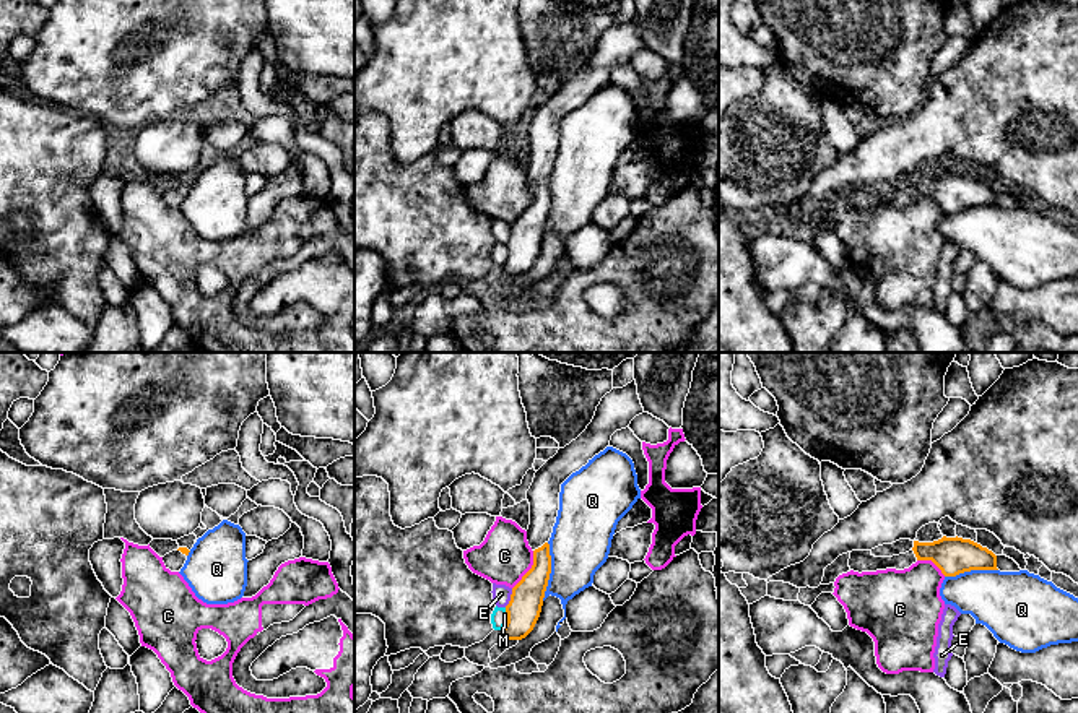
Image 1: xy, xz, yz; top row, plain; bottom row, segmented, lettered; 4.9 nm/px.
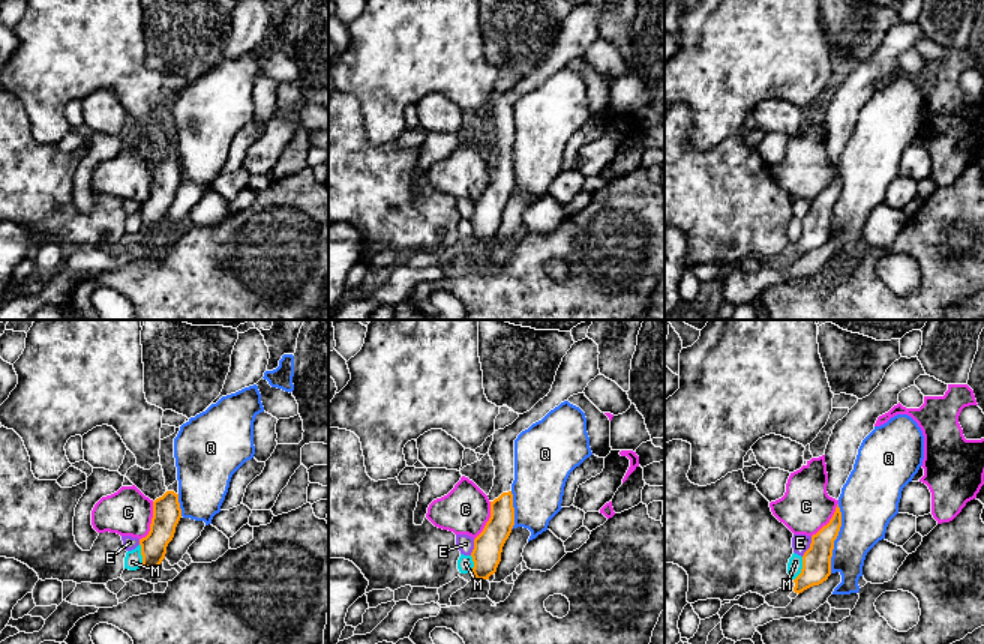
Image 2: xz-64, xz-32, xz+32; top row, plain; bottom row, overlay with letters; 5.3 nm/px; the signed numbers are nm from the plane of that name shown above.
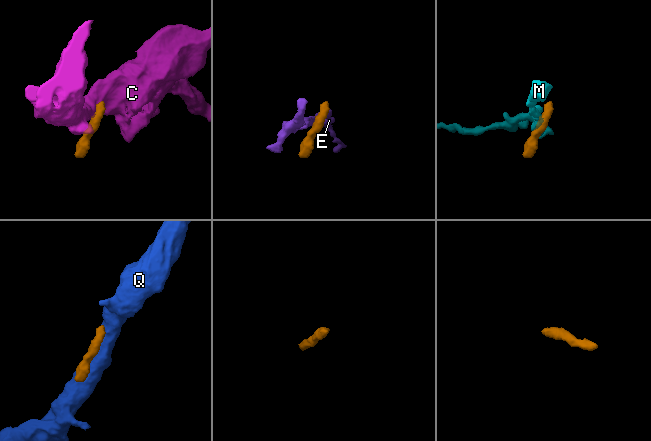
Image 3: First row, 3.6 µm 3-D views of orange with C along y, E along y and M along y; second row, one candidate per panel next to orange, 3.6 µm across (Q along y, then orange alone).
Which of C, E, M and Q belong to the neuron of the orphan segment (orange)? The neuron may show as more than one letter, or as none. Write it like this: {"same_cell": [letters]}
{"same_cell": []}

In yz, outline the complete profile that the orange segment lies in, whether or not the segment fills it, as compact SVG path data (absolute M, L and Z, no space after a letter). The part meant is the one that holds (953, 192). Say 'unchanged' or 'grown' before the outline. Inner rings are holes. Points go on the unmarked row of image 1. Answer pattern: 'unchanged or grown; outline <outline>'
grown; outline M943 172L933 179L914 177L914 184L893 193L875 193L872 187L852 187L849 203L854 208L876 208L886 205L904 206L917 197L932 197L945 213L956 213L971 206L998 206L997 192L980 180Z

